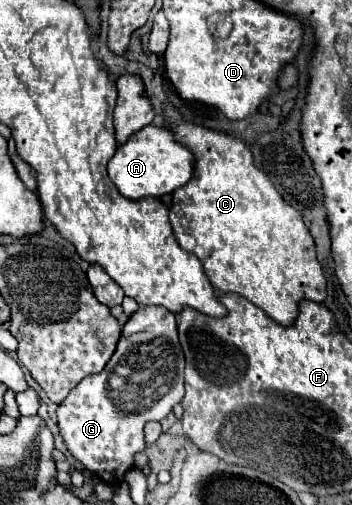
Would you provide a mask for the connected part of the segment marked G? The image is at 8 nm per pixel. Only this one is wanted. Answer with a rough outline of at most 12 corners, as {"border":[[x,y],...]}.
{"border":[[138,308],[58,408],[70,454],[118,484],[184,398],[176,318]]}

